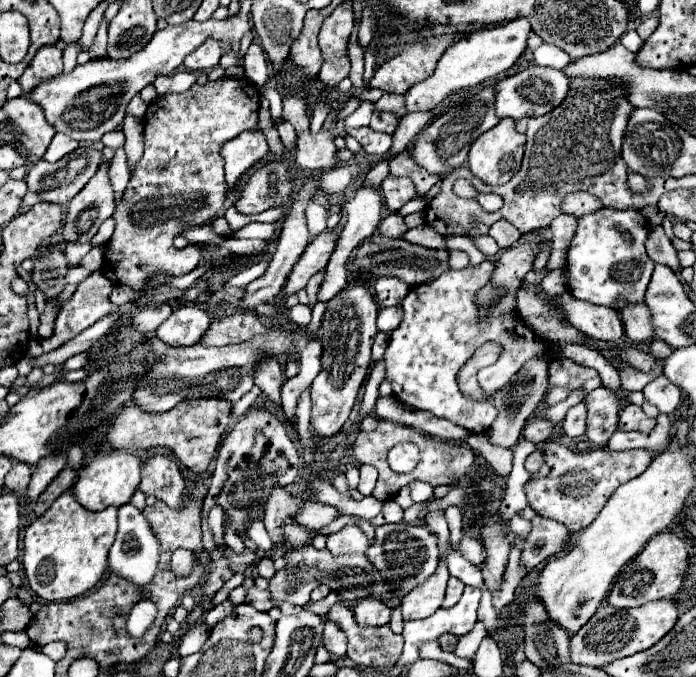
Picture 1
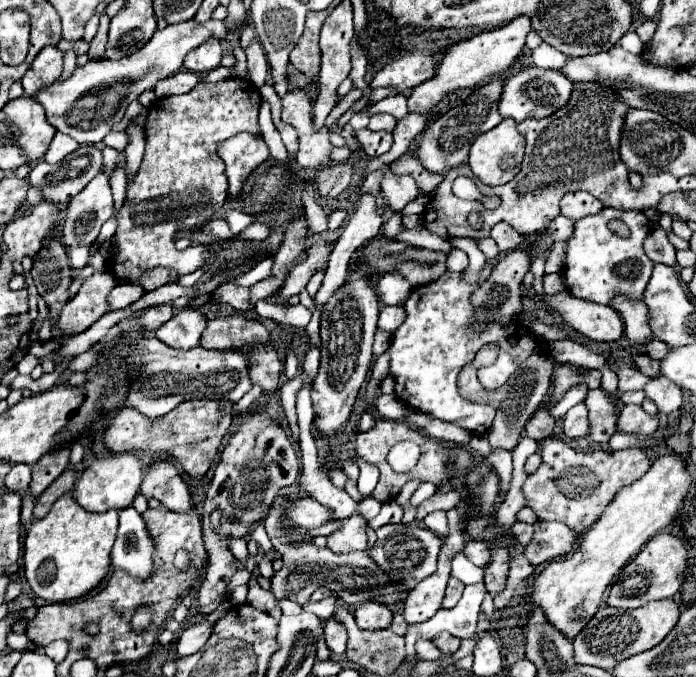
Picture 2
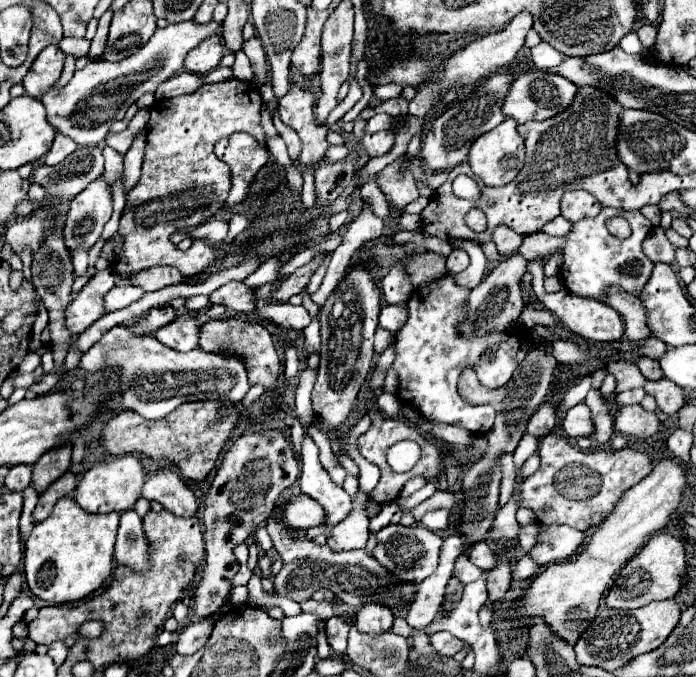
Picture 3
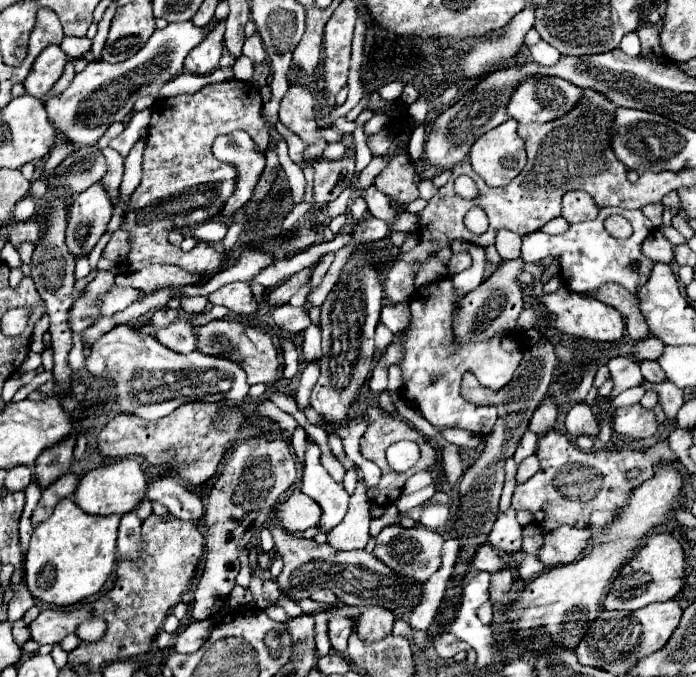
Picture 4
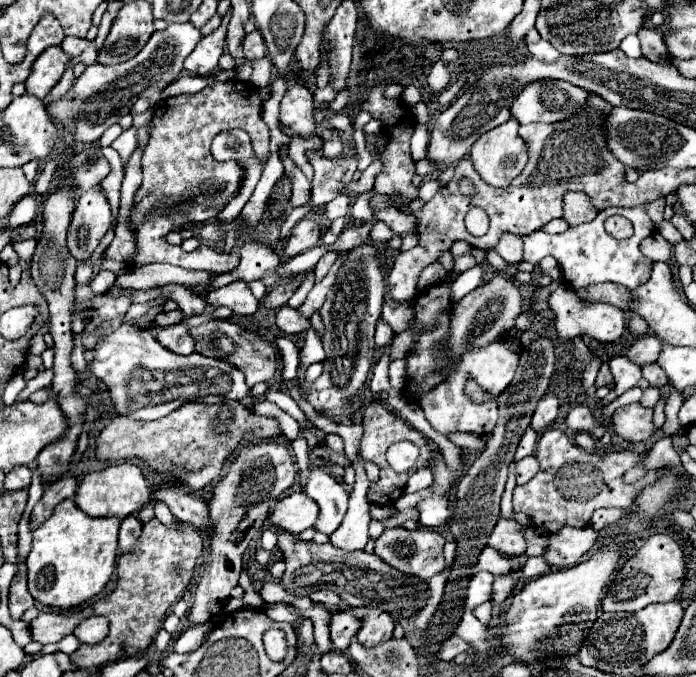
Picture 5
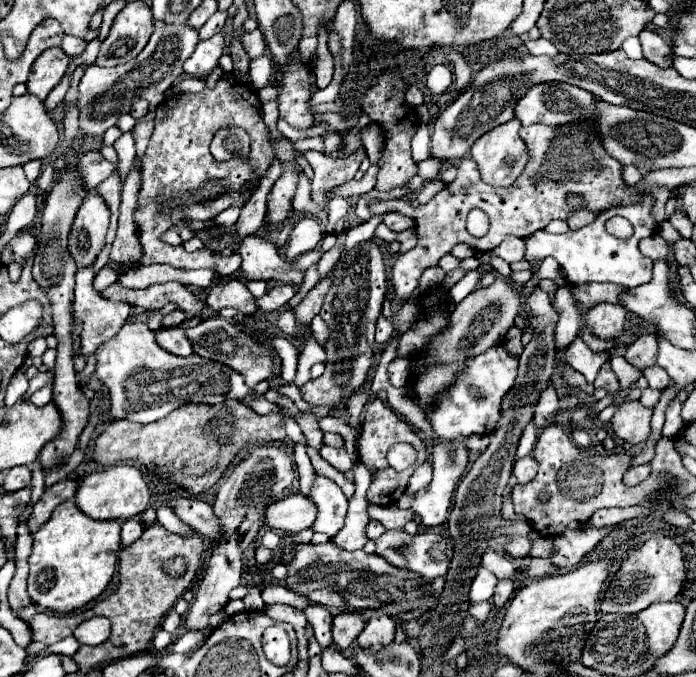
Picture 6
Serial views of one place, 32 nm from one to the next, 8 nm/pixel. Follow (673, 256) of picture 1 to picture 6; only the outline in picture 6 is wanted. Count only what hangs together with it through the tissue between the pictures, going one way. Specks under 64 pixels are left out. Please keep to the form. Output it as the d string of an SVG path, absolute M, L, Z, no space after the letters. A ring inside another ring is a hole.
M658 232L640 242L640 252L652 260L668 260L670 258L670 246Z

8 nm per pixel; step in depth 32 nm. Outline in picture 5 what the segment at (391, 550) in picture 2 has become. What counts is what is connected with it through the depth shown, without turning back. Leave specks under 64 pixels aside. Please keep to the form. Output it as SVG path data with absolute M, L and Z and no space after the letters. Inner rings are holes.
M386 528L380 538L376 540L374 554L380 556L388 566L396 568L398 572L404 572L408 576L416 576L420 580L430 580L436 572L444 568L444 556L442 556L442 546L444 546L444 536L438 532L426 530L426 528L416 528L416 530L406 530L406 528Z

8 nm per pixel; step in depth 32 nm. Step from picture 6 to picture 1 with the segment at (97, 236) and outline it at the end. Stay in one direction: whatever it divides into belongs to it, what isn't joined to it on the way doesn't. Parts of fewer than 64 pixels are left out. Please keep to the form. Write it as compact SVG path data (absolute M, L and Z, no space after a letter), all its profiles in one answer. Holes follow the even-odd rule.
M102 162L96 176L66 206L64 242L90 242L100 224L114 212L114 190L108 178L108 162Z

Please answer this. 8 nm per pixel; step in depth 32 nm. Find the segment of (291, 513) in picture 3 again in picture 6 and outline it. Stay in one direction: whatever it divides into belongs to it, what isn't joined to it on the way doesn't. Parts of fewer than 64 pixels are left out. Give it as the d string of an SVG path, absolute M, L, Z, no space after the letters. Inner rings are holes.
M296 492L286 498L274 500L274 504L268 506L266 522L274 530L298 534L300 530L310 528L314 524L316 514L318 514L316 504L308 496Z

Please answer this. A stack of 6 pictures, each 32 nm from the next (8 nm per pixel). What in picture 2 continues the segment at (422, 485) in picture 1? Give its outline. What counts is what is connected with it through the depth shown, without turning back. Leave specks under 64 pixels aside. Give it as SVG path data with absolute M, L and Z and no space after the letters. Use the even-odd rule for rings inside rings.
M422 482L422 484L414 490L414 494L412 494L412 498L410 498L410 504L412 504L412 506L418 506L418 504L422 504L424 500L428 500L434 492L436 492L436 486L434 486L434 484Z

